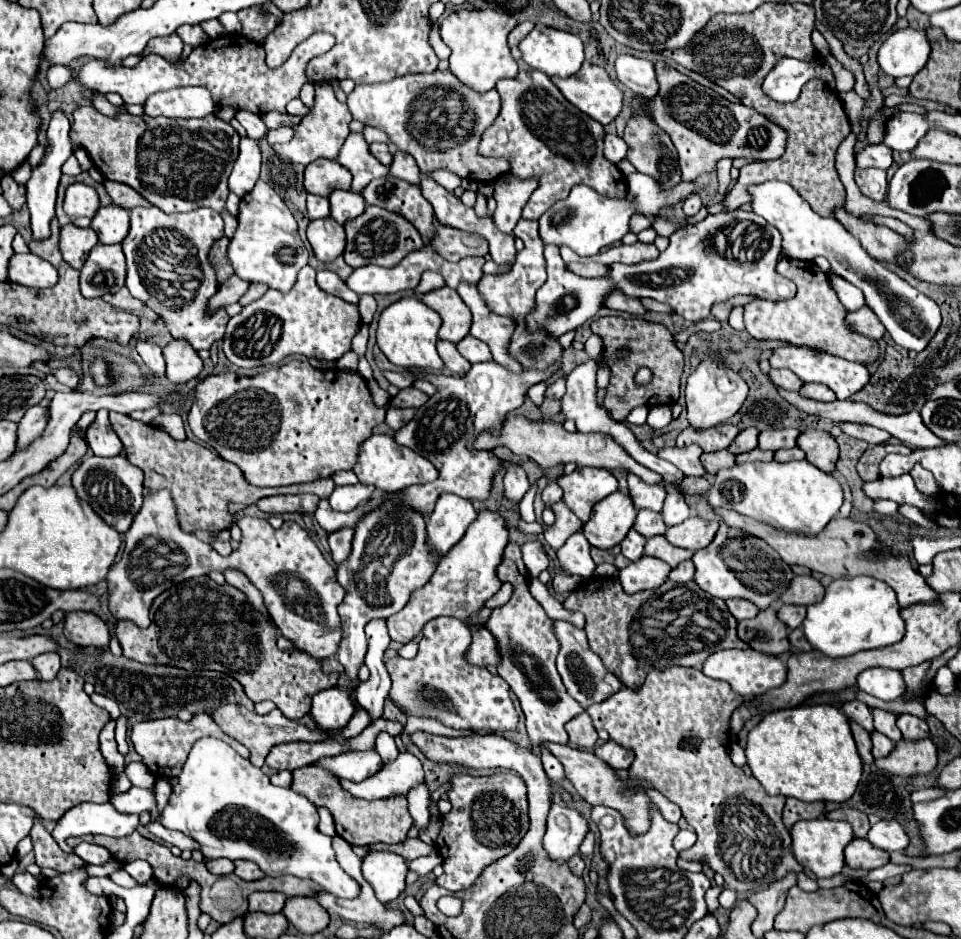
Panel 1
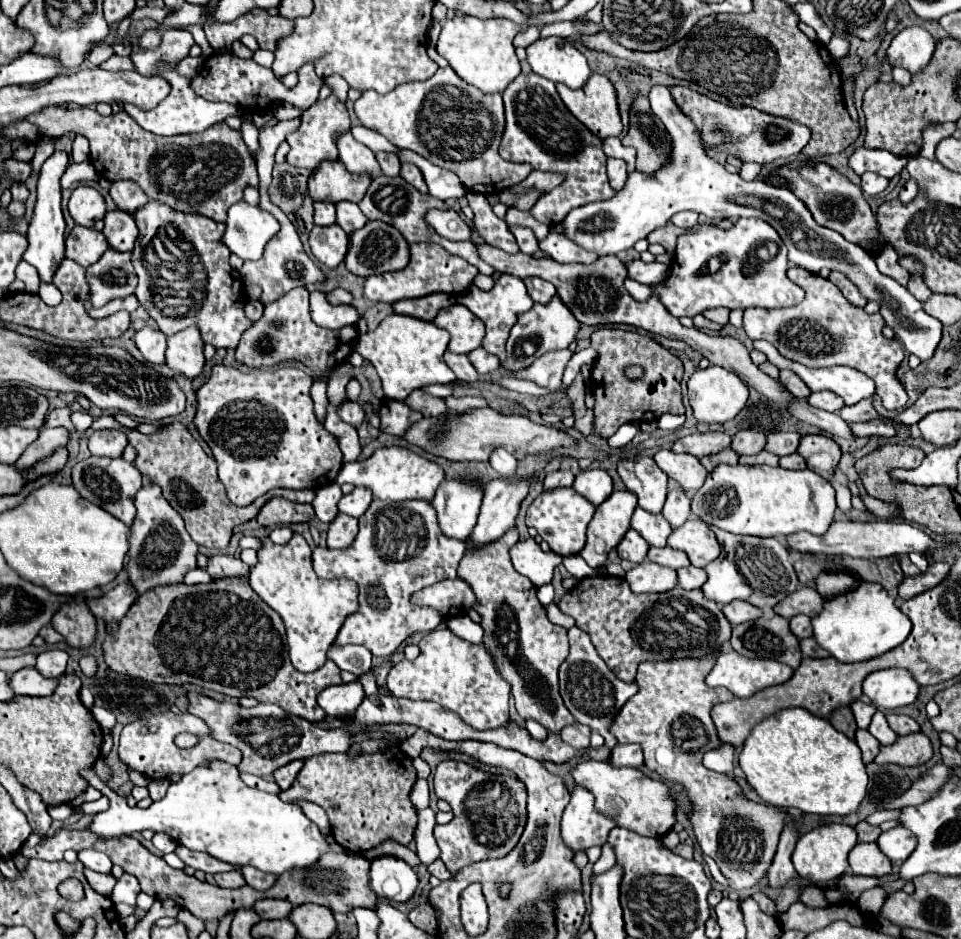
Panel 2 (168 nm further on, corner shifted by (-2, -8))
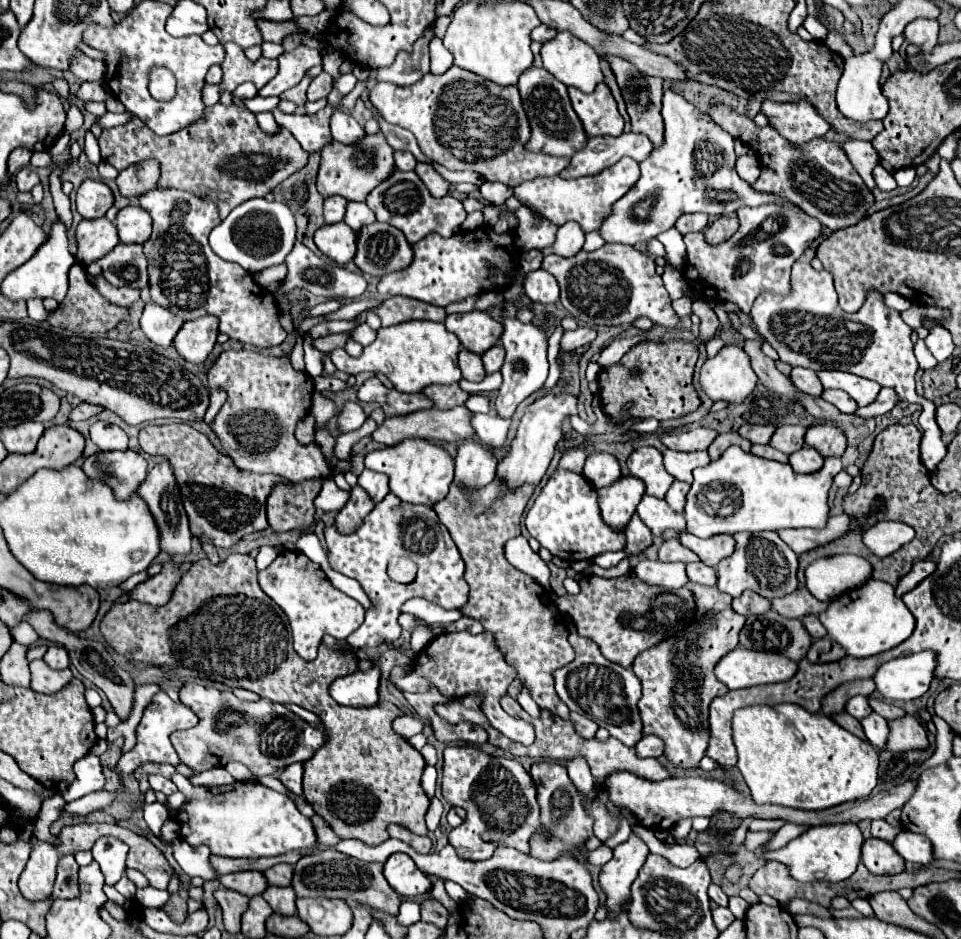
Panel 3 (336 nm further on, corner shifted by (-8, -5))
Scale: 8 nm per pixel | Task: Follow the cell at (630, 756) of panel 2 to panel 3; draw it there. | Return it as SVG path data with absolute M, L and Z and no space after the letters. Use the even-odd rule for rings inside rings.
M648 734L648 736L644 736L644 738L638 742L636 754L638 754L638 756L656 756L656 758L660 758L660 756L664 754L664 742L660 742L660 738Z

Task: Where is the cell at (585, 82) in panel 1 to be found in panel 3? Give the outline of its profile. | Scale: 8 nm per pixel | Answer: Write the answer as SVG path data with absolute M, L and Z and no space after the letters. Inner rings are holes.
M602 82L594 92L584 94L576 88L568 88L572 108L582 120L584 132L588 138L592 136L620 136L624 130L624 118L616 108L616 100L612 98L608 86Z

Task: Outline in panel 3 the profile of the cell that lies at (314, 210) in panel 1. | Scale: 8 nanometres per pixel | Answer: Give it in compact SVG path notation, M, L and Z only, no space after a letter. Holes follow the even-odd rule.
M330 196L324 200L324 220L326 224L336 224L342 222L344 212L346 212L346 200L340 196Z

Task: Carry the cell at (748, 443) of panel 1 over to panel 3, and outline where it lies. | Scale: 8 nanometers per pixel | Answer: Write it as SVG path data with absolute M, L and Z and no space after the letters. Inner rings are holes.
M744 424L738 428L738 434L748 438L752 444L768 444L772 434L774 434L774 426L772 424L766 424L766 426L760 426L760 424Z

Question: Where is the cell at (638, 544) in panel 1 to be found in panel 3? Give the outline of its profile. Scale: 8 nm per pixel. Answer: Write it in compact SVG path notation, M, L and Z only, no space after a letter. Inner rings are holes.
M634 514L628 522L628 528L624 528L626 532L626 550L632 554L632 556L638 556L642 554L650 544L652 544L652 532L648 530L648 526L640 520L638 514Z

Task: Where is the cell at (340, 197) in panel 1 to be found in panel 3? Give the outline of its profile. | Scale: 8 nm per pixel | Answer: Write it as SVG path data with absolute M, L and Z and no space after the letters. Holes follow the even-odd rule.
M348 202L348 208L346 208L346 216L344 216L344 222L354 230L358 232L362 226L368 226L370 222L374 222L374 212L366 206L366 202Z

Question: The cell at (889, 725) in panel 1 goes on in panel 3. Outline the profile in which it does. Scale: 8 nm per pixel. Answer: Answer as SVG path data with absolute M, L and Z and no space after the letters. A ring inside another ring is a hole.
M872 712L872 714L870 714L866 720L862 720L860 724L862 724L862 728L864 728L864 734L866 734L868 742L882 750L882 748L884 748L884 744L886 744L888 732L890 732L890 728L888 728L886 720L884 720L882 716L876 716L876 714Z

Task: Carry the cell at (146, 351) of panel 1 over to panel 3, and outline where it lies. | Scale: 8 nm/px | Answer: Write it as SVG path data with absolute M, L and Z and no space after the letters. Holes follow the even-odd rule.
M152 300L146 302L142 318L140 318L140 328L144 330L148 340L164 348L172 344L182 324L184 324L182 318L176 318L168 308L162 308Z

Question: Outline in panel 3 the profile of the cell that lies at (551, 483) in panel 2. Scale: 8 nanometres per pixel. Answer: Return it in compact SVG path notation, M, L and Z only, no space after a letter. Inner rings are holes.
M580 446L580 448L570 448L570 450L560 458L560 468L574 470L576 474L582 474L584 460L586 460L586 450L584 450L582 446Z

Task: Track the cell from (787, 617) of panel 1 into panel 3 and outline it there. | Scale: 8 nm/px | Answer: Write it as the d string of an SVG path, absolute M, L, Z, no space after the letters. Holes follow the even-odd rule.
M804 616L804 618L802 618L802 622L804 622L804 626L806 626L808 634L810 634L814 640L818 640L818 638L824 638L824 636L826 636L826 630L824 630L822 622L818 620L818 616Z

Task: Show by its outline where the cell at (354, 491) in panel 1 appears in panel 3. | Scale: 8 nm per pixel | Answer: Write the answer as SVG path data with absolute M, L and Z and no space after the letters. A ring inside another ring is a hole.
M364 470L358 476L358 484L372 496L374 502L384 500L384 496L390 492L388 490L388 476L380 474L380 472L372 472L372 470Z

